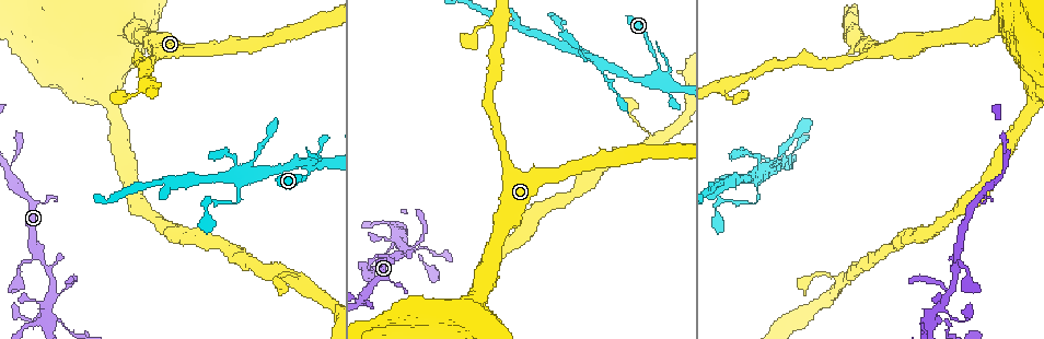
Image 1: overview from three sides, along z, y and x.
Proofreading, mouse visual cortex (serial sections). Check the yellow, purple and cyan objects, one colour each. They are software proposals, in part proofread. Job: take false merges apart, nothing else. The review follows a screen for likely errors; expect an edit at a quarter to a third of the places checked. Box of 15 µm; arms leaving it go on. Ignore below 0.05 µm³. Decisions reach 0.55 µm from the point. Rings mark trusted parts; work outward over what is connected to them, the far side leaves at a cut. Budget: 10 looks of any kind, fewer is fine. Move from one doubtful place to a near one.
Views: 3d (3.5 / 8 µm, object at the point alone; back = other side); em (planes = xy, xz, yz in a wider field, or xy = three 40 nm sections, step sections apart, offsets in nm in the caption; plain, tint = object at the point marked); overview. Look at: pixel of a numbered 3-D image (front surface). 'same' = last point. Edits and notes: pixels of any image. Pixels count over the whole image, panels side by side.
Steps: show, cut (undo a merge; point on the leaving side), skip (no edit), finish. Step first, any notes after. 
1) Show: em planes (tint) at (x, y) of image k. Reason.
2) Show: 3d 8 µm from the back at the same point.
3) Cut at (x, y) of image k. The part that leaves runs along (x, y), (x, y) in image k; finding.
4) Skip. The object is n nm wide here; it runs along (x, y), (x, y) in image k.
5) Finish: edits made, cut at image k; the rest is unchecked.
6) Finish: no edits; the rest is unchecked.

Show: 3d 3.5 µm from the back at (310, 168) of image 1. Abrupt turn.

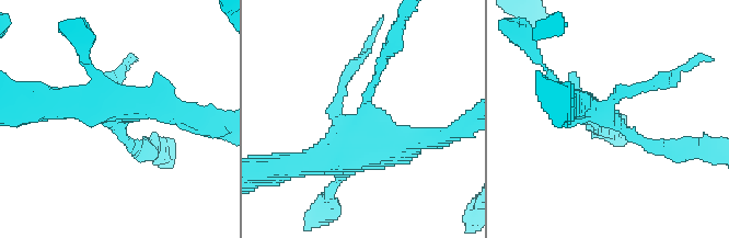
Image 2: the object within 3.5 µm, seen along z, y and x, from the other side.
Show: em xy step 2 (tint) at (612, 119) of image 2.

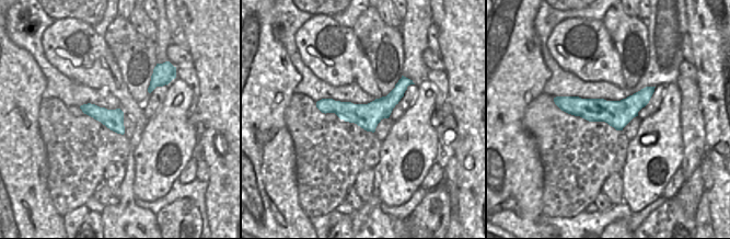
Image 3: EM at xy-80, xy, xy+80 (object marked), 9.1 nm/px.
Skip. It runs along (651, 89), (627, 109), (557, 100) in image 3; continuous, no second cell.

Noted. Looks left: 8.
Show: 3d 3.5 µm at (236, 200) of image 1. Sharp bend.

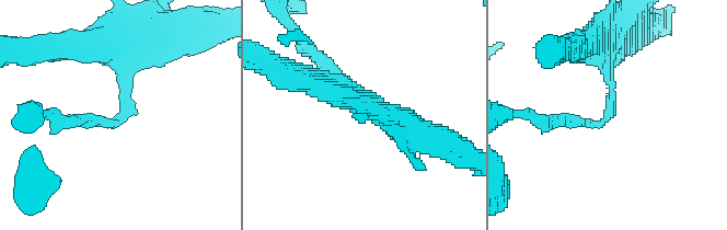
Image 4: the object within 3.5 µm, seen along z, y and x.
Show: em planes (tint) at (611, 109) of image 4. The arms are 150, 250 nm wide; now the EM.

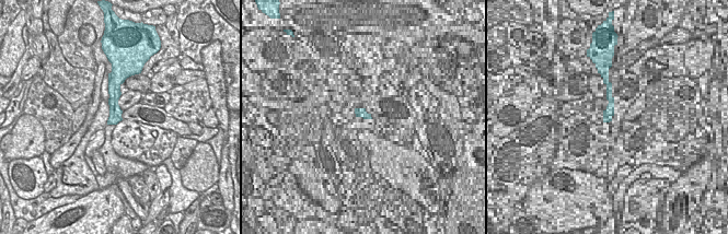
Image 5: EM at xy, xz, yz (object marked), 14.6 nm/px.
Skip. It runs along (115, 79), (114, 118), (111, 121) in image 5; all the same cell.

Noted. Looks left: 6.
Show: 3d 3.5 µm at (361, 303) of image 1. Thin neck.

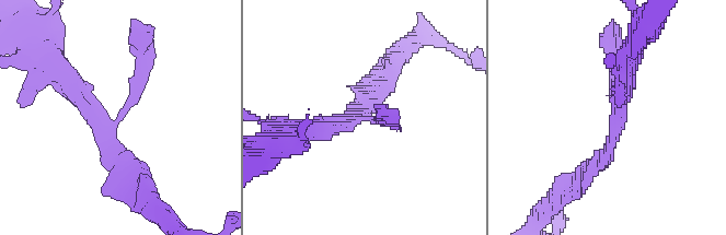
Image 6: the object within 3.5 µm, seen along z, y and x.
Show: em planes (tint) at (122, 114) of image 6.

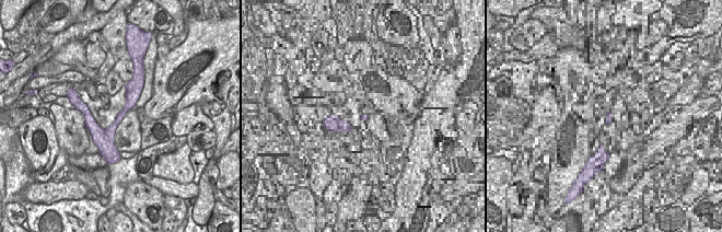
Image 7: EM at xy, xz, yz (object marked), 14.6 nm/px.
Skip. Continuous, no second cell.

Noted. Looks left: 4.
Show: 3d 3.5 µm at (415, 249) of image 1. Sharp bend.

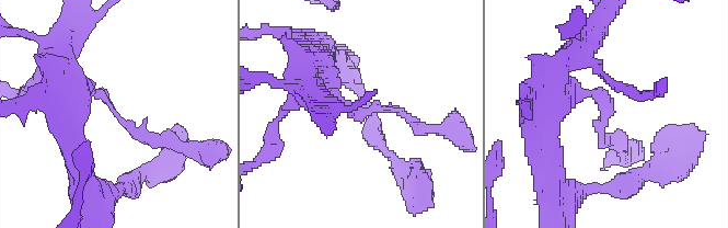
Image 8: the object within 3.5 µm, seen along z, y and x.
Show: em xy step 3 (plain) at (105, 97) of image 8.

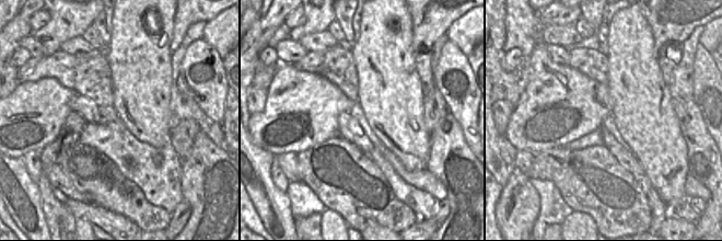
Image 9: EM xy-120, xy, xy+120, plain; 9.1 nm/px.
Show: em xy step 3 (tint) at the same point.

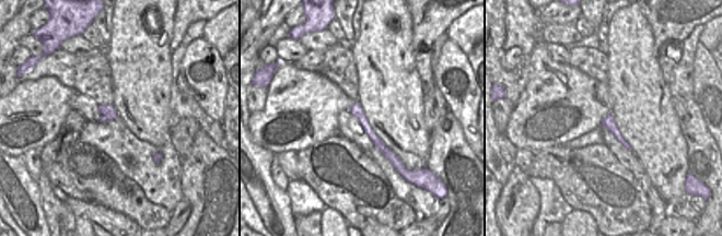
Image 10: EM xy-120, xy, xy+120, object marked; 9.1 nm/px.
Skip. The arms are 150, 350 nm wide; it runs along (312, 61), (353, 112), (403, 114) in image 8; continuous, no second cell.

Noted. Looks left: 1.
Finish: no edits; the rest is unchecked.

